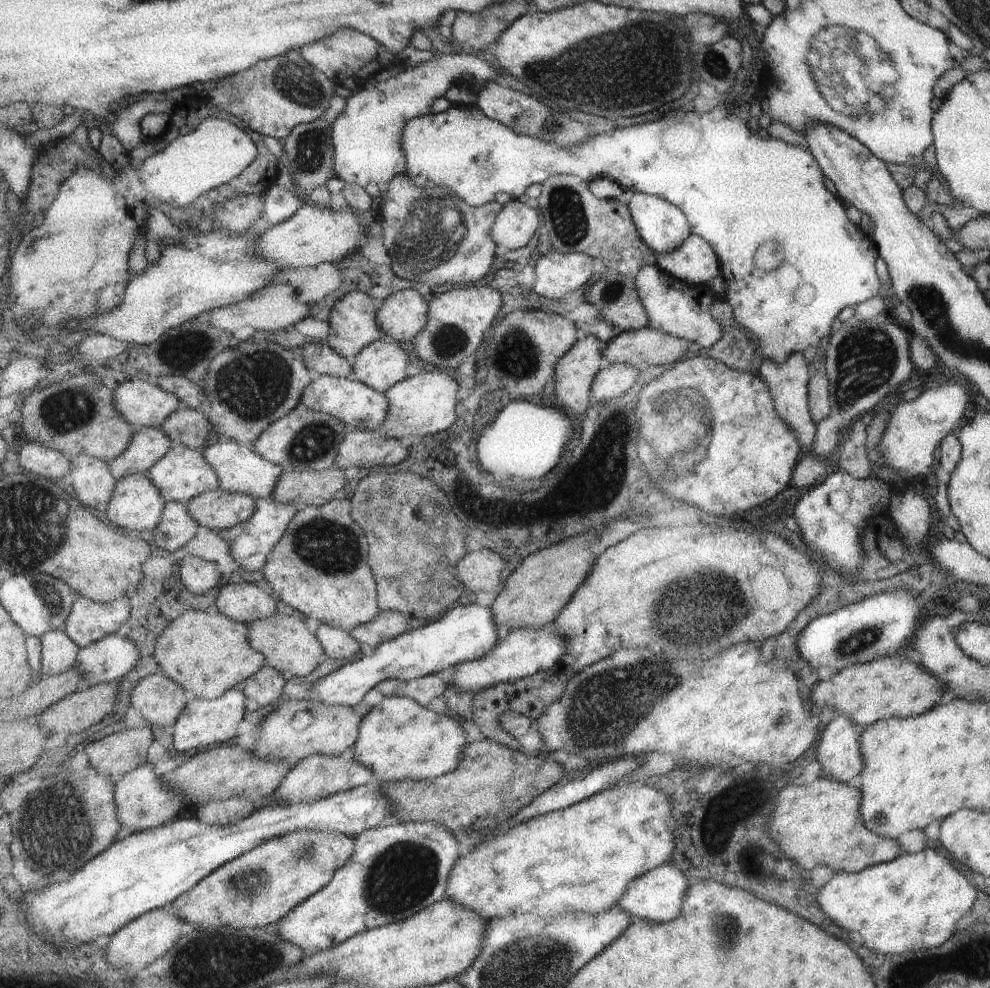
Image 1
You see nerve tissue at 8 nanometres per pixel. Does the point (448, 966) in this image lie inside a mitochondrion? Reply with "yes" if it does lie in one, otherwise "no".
no

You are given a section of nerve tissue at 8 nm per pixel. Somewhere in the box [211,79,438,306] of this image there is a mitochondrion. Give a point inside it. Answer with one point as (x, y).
(313, 142)

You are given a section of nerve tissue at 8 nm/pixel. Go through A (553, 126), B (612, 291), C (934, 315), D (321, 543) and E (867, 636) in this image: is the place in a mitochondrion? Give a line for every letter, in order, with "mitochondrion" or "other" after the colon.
A: mitochondrion
B: mitochondrion
C: mitochondrion
D: mitochondrion
E: mitochondrion

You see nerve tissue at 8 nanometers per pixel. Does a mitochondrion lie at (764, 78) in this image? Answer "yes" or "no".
no

